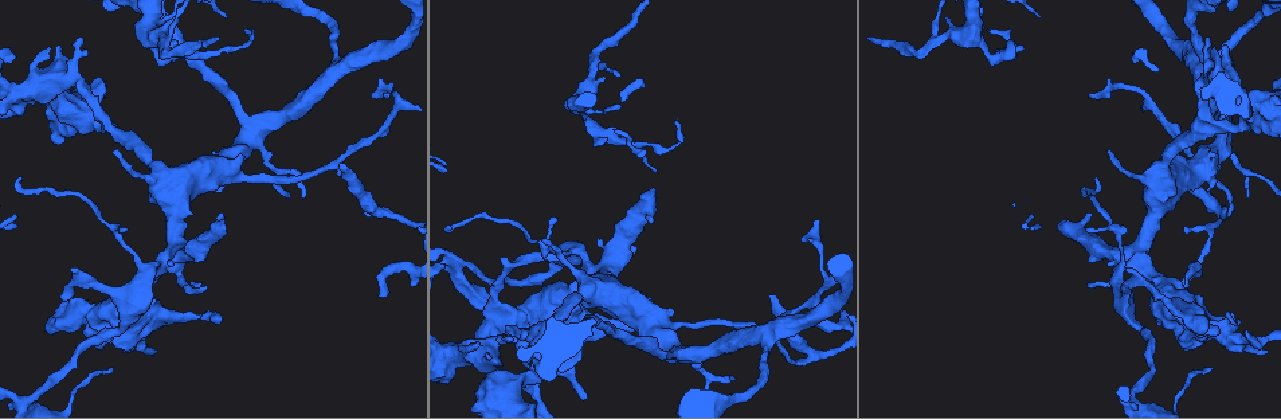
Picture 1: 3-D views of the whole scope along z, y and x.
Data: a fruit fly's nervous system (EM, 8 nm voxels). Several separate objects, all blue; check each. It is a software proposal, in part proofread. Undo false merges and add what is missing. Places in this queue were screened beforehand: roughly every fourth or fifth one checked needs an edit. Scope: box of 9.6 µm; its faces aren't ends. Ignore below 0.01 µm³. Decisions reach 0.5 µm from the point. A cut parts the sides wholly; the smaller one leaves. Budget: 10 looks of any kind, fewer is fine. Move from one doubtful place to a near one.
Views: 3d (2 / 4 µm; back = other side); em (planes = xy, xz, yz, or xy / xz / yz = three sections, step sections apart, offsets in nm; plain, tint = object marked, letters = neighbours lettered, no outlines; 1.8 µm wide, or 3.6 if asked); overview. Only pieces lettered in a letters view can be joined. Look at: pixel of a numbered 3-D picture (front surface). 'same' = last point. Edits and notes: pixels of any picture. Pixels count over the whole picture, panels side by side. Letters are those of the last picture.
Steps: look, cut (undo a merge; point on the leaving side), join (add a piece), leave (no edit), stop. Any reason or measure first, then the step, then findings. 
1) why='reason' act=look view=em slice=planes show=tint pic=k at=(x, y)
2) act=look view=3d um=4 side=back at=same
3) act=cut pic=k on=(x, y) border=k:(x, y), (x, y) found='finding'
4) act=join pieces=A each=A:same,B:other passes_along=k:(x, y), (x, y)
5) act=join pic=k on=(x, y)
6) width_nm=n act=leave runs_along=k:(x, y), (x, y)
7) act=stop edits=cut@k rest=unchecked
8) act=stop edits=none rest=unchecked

why='three arms meet' act=look view=em slice=planes show=tint pic=1 at=(148, 32)

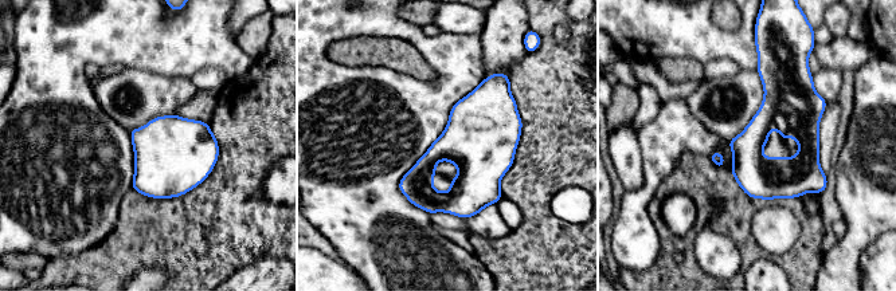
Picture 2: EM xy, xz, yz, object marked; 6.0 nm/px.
act=look view=em slice=planes show=letters at=same

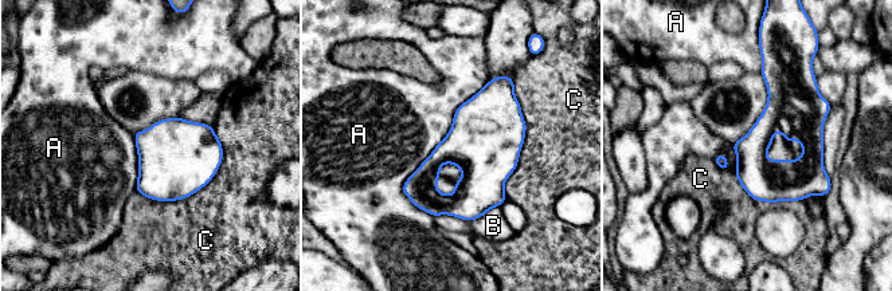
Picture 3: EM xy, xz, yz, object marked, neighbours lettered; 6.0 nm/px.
width_nm=220 act=leave each=A:other,B:other,C:other border=3:(489, 81), (403, 184), (431, 216) found='all the same cell'

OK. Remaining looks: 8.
why='thick turns thin' act=look view=3d um=4 pic=1 at=(218, 55)

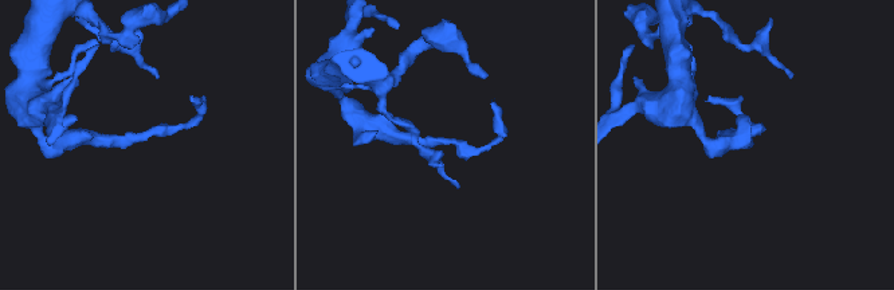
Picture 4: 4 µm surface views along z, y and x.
act=look view=em slice=xy step=8 show=tint pic=4 at=(147, 137)

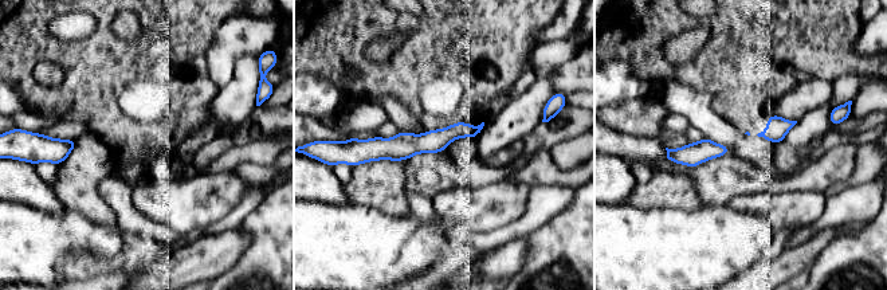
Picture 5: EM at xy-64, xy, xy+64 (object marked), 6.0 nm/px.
why='cut it another way' act=look view=em slice=planes show=letters at=same

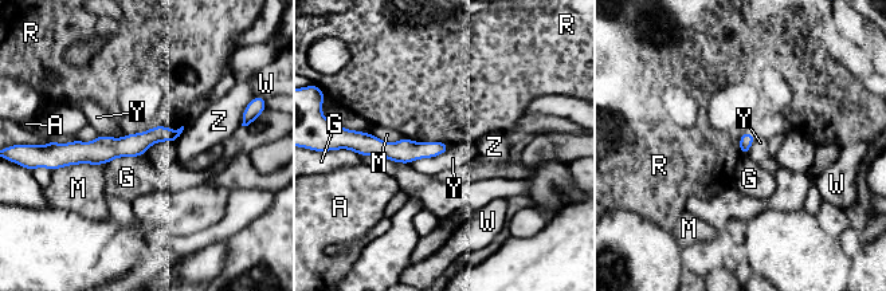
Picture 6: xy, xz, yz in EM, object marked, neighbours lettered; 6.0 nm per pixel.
act=leave each=A:other,G:other,M:other,R:other,W:other,Y:other,Z:other runs_along=6:(176, 133), (95, 153), (63, 154) found='continuous, no second cell'

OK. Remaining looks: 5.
why='sharp bend' act=look view=3d um=4 pic=1 at=(1229, 212)

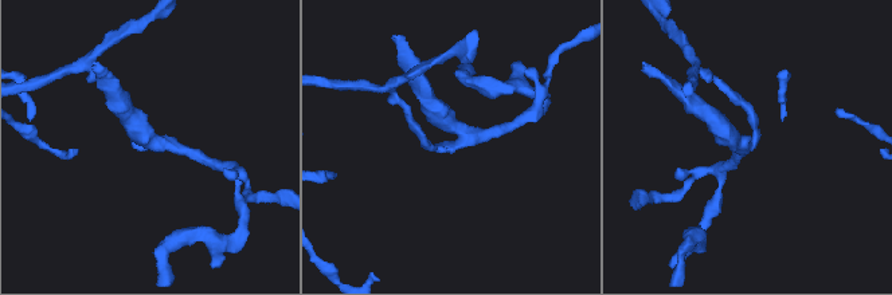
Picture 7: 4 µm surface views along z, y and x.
arms=3 why='shape alone is not enough' act=look view=em slice=planes show=tint pic=7 at=(152, 144)

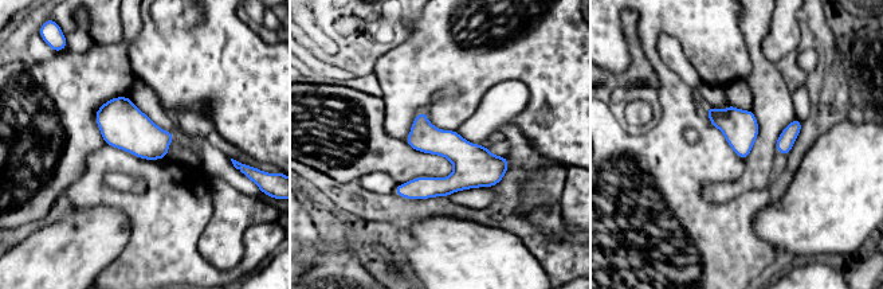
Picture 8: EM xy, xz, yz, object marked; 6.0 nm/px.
act=look view=em slice=planes show=letters at=same

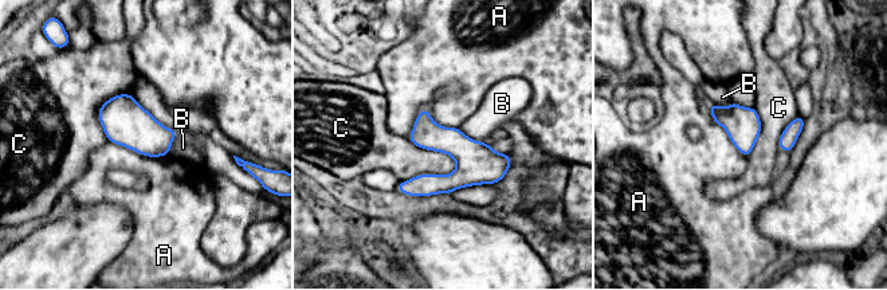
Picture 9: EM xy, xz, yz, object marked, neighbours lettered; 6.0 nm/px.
width_nm=180 act=leave each=A:other,B:other,C:other border=9:(456, 163), (452, 172), (400, 181) found='continuous, no second cell'

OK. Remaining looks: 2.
why='thick turns thin' act=look view=3d um=4 pic=1 at=(57, 76)

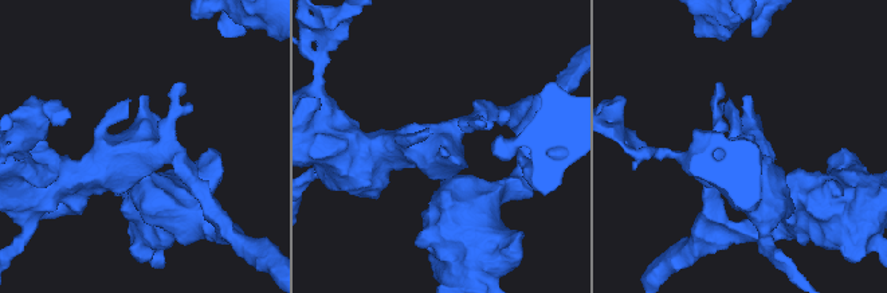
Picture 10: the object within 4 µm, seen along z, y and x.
why='need the tissue' act=look view=em slice=planes show=letters pic=10 at=(439, 142)

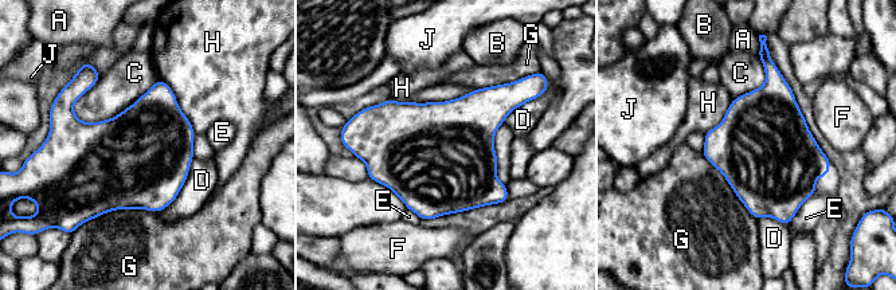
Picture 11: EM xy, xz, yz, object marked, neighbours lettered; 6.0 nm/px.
width_nm=600 act=leave each=A:other,B:other,C:other,D:other,E:other,F:other,G:other,H:other,J:other border=11:(160, 78), (171, 89), (195, 133) found='one cell here'

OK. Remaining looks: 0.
act=stop edits=none rest=unchecked

